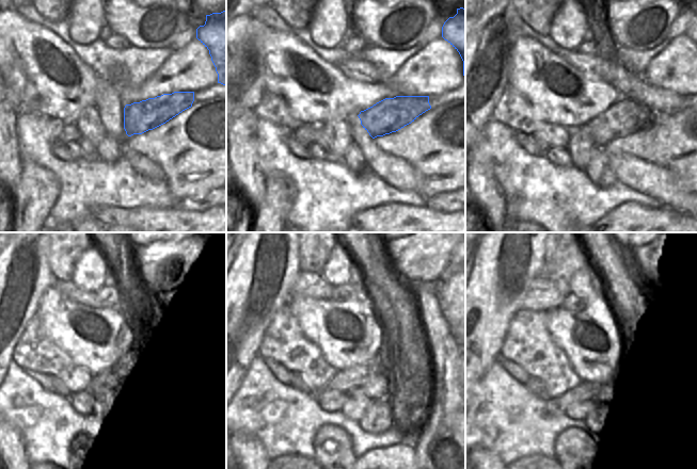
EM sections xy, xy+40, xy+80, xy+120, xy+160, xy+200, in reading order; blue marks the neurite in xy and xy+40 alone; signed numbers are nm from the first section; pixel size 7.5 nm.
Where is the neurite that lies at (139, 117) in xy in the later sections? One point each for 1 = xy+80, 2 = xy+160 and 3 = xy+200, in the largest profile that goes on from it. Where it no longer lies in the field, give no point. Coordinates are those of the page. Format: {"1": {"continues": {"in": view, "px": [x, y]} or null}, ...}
{"1": {"continues": {"in": "xy+80", "px": [627, 116]}}, "2": {"continues": {"in": "xy+160", "px": [347, 381]}}, "3": {"continues": {"in": "xy+200", "px": [586, 390]}}}

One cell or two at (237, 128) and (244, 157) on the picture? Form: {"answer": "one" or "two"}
{"answer": "one"}

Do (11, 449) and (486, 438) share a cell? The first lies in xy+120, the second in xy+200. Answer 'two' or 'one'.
two

